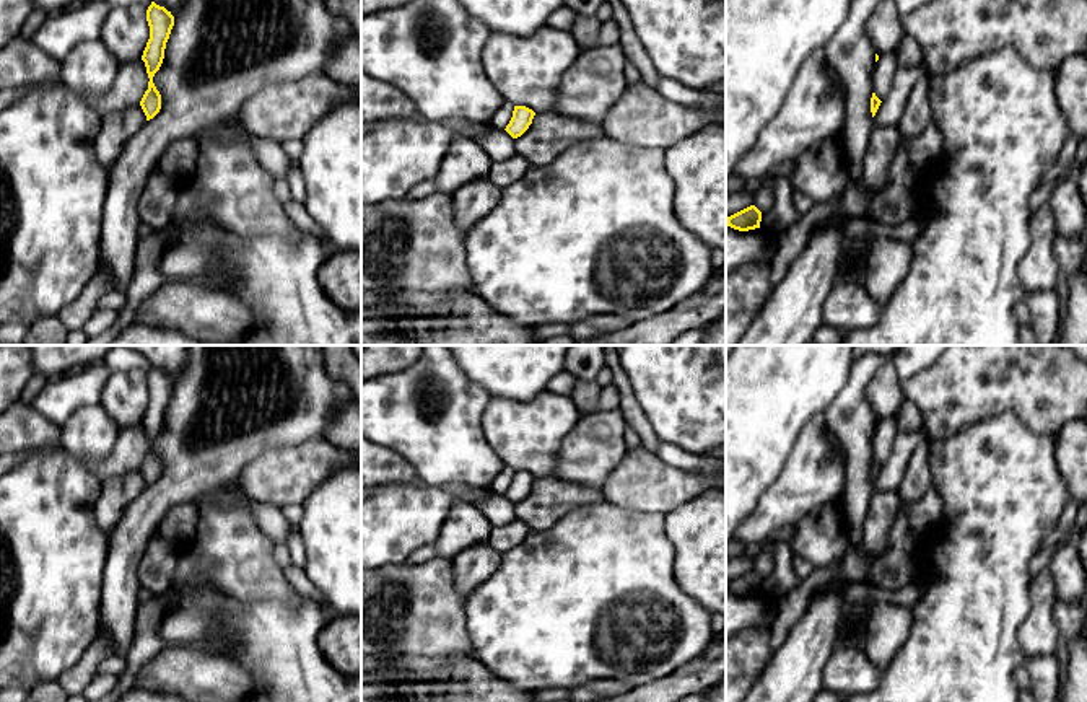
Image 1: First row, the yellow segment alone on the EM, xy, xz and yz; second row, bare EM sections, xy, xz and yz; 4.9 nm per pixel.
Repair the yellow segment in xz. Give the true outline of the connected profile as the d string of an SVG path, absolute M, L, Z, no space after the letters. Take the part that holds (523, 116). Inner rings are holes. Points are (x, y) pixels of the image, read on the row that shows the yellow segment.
M514 106L513 117L509 124L506 125L506 132L513 137L517 138L521 137L529 125L532 124L535 112L526 106Z

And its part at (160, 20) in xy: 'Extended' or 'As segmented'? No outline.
As segmented

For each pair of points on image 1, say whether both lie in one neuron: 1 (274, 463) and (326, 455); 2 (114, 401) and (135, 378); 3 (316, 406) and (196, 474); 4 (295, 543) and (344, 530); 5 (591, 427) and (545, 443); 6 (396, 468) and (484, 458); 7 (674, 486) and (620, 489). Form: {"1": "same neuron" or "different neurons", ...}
{"1": "same neuron", "2": "same neuron", "3": "same neuron", "4": "different neurons", "5": "different neurons", "6": "different neurons", "7": "same neuron"}

